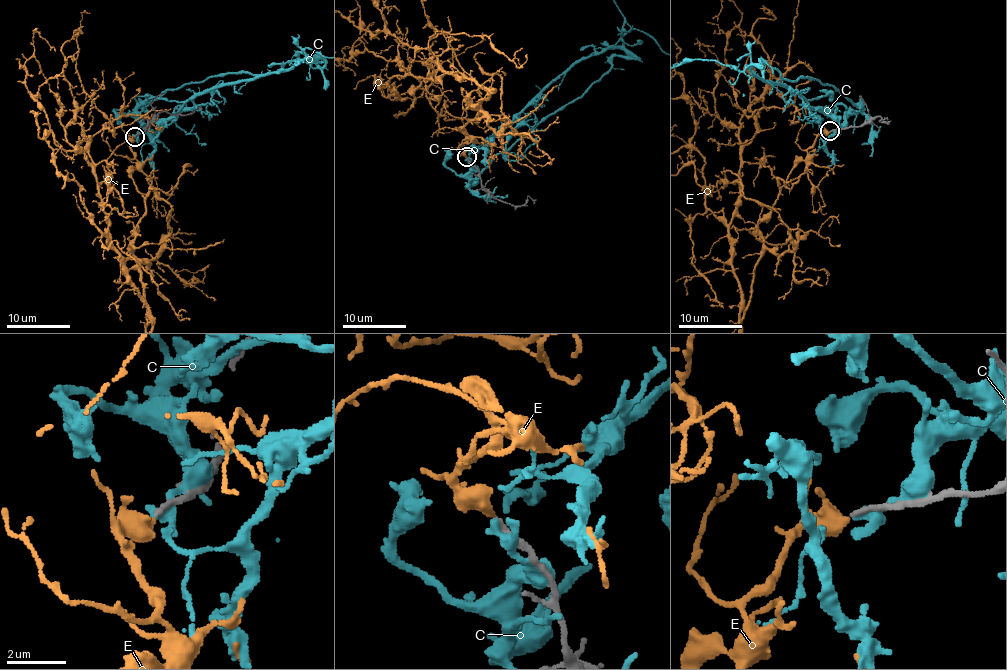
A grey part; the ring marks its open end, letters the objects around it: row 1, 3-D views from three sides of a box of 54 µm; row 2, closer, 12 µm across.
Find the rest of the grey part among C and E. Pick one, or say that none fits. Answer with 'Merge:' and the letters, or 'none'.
Merge: E

